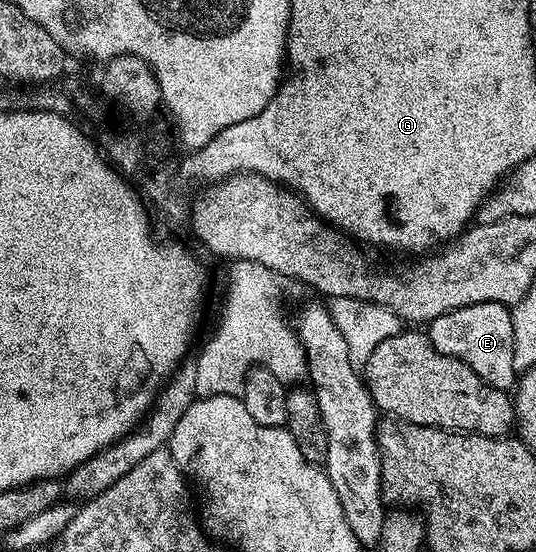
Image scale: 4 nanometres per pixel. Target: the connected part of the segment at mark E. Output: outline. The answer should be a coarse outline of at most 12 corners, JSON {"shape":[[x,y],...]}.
{"shape":[[488,300],[428,321],[439,354],[514,387],[513,313]]}

